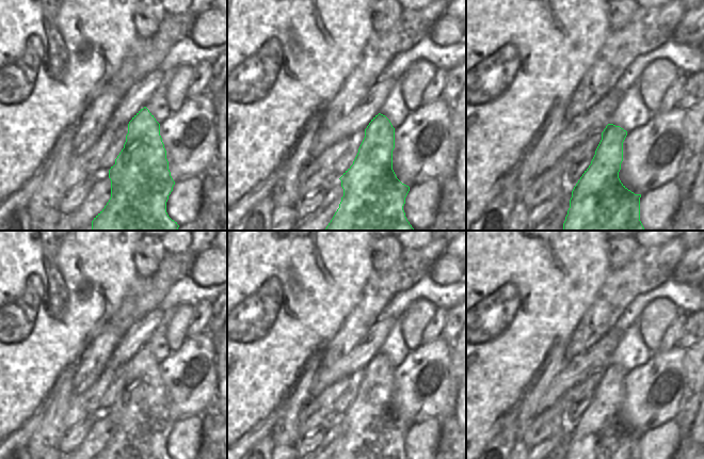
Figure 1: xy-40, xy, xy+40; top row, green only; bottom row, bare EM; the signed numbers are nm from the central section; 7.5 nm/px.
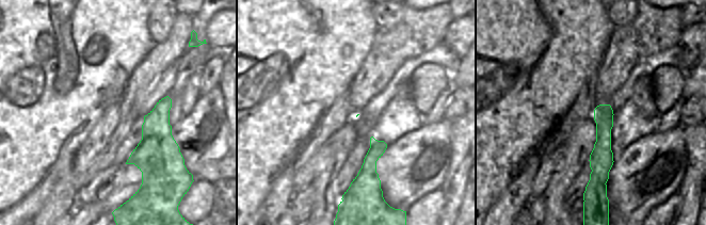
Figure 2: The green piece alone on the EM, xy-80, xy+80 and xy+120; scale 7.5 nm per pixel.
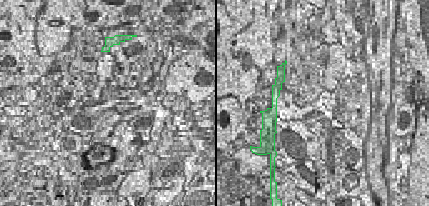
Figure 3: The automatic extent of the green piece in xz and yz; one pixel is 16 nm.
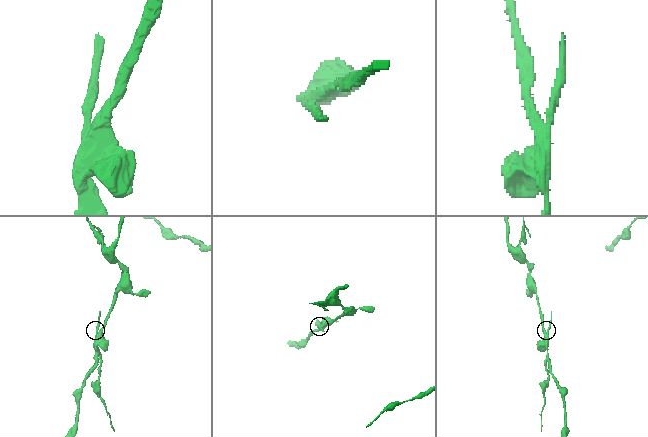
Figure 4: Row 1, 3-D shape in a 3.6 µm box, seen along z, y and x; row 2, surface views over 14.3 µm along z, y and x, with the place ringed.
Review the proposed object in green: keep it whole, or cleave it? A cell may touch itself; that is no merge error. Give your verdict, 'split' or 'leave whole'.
split

